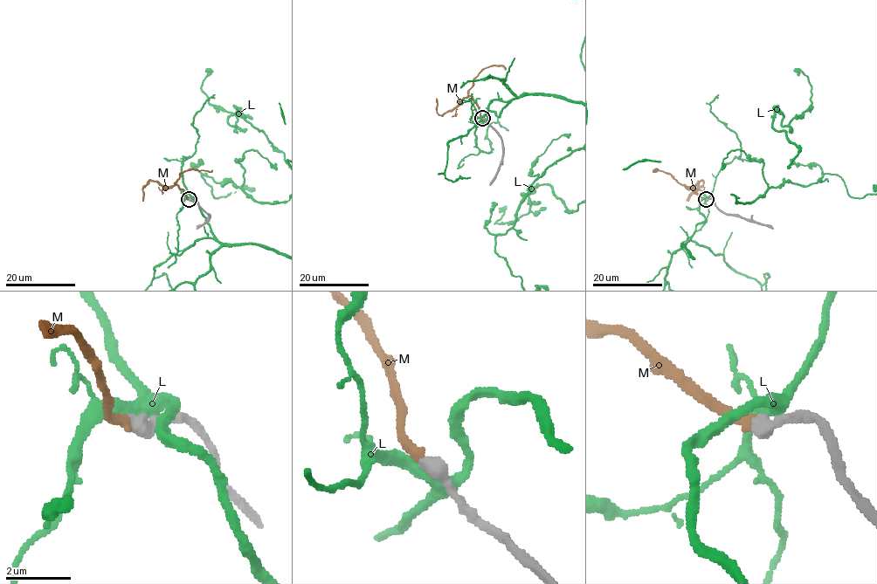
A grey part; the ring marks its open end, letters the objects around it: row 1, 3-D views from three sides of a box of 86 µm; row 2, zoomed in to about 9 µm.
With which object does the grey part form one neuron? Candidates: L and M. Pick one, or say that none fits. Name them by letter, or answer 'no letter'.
M

